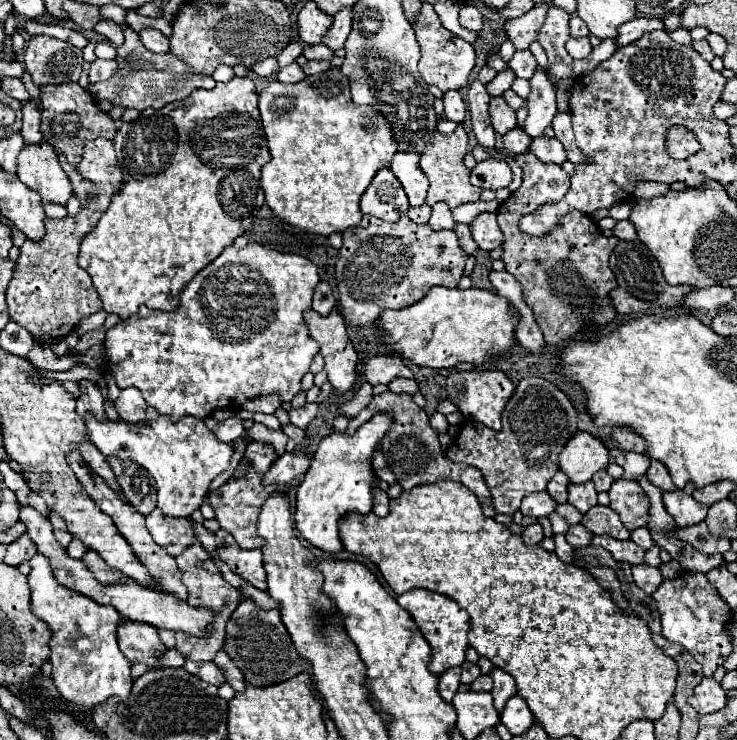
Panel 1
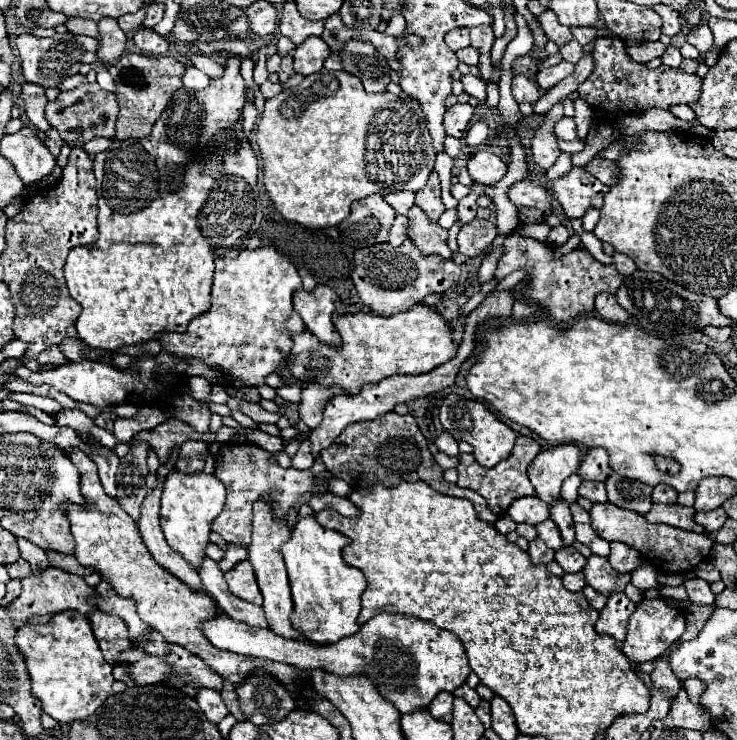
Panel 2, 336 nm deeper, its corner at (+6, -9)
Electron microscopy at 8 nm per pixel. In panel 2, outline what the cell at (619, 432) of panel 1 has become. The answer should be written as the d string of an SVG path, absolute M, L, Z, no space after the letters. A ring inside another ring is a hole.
M600 447L590 449L584 459L580 469L576 471L582 479L590 479L590 481L606 481L608 475L612 473L610 461L608 461L608 453Z

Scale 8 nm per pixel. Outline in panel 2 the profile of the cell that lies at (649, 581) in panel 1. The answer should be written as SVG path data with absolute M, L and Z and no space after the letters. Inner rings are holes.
M612 593L608 597L608 603L604 605L604 609L600 611L600 619L596 621L596 631L608 633L618 643L622 643L626 637L628 619L634 613L634 609L636 609L636 605L632 601L628 601L628 597L624 593Z

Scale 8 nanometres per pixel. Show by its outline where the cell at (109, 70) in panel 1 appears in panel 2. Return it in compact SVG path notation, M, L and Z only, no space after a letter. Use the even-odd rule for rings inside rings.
M86 83L72 91L62 91L56 101L52 101L46 109L48 123L60 131L60 137L66 143L86 143L94 137L114 137L114 121L118 117L116 95L104 91L98 83Z

